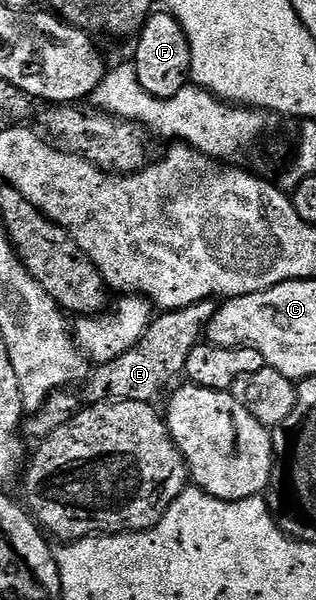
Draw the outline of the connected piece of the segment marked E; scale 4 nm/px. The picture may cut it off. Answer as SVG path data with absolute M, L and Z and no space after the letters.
M211 300L208 302L197 302L188 308L179 310L167 310L159 313L154 321L150 323L148 332L142 337L141 342L133 350L124 352L120 357L114 359L105 368L98 371L94 376L89 377L85 383L86 402L93 404L95 402L104 402L111 398L120 402L148 402L153 403L154 397L173 380L177 374L181 375L188 364L188 358L192 356L192 350L203 341L206 333L206 327L209 326L212 316L217 312L219 303Z

